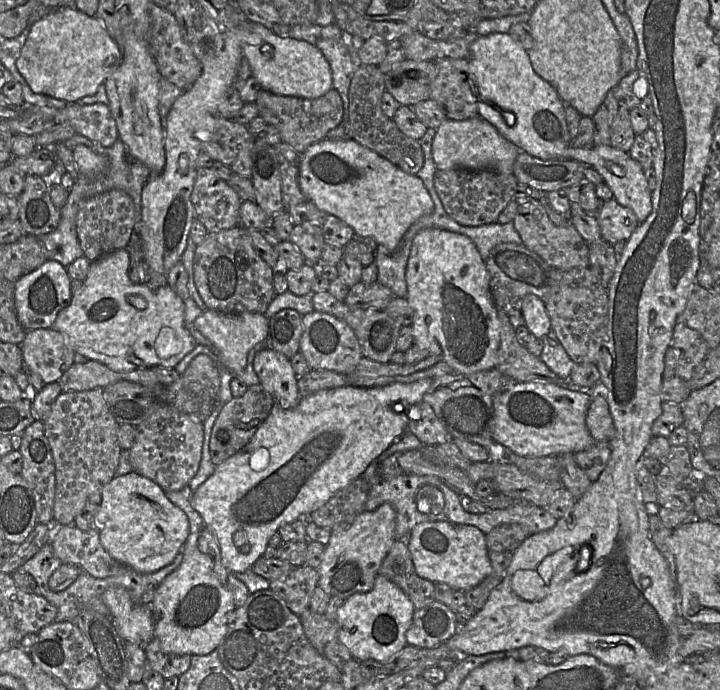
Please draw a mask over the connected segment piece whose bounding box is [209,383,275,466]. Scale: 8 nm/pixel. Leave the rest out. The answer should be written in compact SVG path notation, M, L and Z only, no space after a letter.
M260 383L249 386L244 395L233 397L225 403L213 425L210 436L209 452L212 463L218 466L239 452L267 419L274 404L274 398Z

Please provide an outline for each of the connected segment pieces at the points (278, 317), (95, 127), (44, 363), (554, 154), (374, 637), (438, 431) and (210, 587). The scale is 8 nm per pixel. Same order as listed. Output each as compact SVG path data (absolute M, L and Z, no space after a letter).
M282 309L269 318L268 343L289 360L300 351L303 333L302 315L294 309Z
M68 102L60 109L60 123L63 122L68 122L76 134L102 147L111 147L119 138L109 105L101 102L85 105Z
M53 328L27 331L20 348L25 367L39 375L45 384L59 381L74 364L76 352L66 337Z
M508 33L477 36L470 44L469 49L471 84L475 87L478 115L492 124L504 138L515 144L520 151L544 160L563 157L563 152L571 146L565 118L565 104L556 89L534 71L528 51Z
M378 574L373 588L346 598L337 610L337 639L349 650L353 659L388 661L407 644L405 633L412 624L415 608L409 597L386 577Z
M422 401L416 409L409 412L408 417L407 429L423 445L436 446L453 441L454 438L447 432L428 403Z
M184 544L182 553L183 560L181 564L157 586L154 599L149 604L154 623L154 637L159 640L160 647L165 653L207 655L216 650L221 643L237 607L233 602L230 590L218 580L210 561L198 550L197 546Z

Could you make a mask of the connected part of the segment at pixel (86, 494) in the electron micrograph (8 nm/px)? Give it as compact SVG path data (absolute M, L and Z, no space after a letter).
M104 388L62 392L43 423L55 463L56 487L53 520L64 526L73 525L74 519L87 504L99 505L101 503L103 487L115 477L121 452L118 443L120 425L114 419L104 399Z

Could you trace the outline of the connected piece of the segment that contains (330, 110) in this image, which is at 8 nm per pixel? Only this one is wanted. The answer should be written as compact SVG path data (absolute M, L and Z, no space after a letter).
M333 88L315 99L282 96L261 89L255 100L259 116L269 125L275 126L281 141L302 154L310 145L326 138L328 132L343 120L343 103L339 93Z

